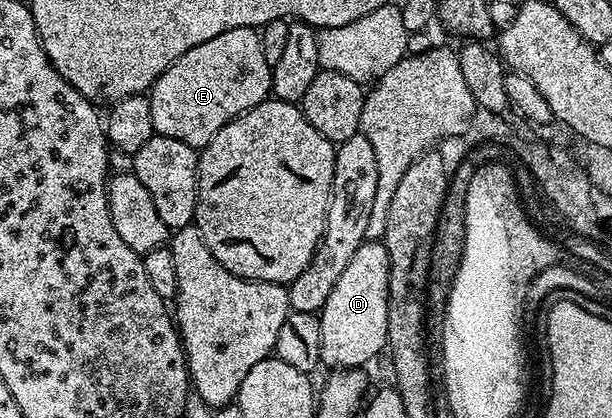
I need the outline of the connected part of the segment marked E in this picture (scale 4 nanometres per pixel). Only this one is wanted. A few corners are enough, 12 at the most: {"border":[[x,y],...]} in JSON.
{"border":[[259,29],[178,56],[148,94],[155,133],[203,148],[271,92]]}

